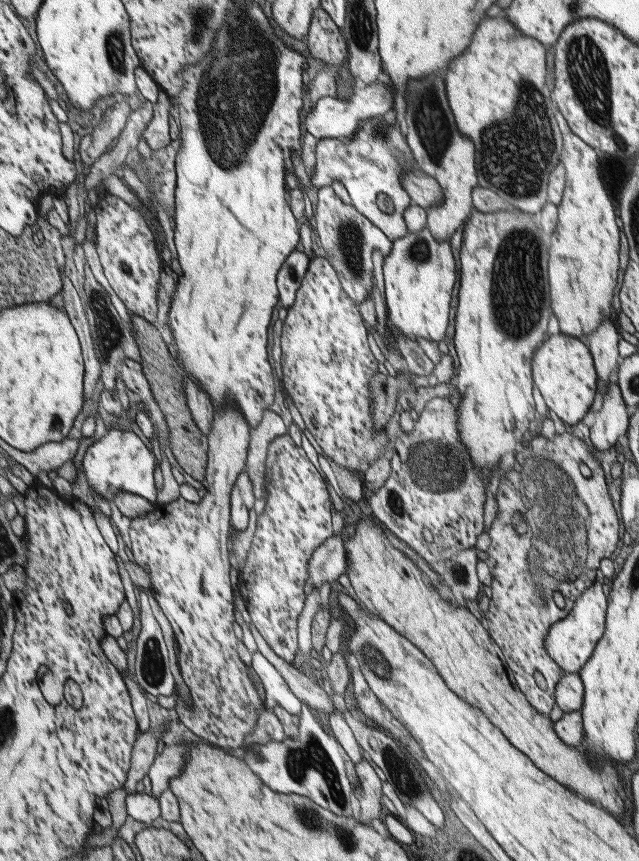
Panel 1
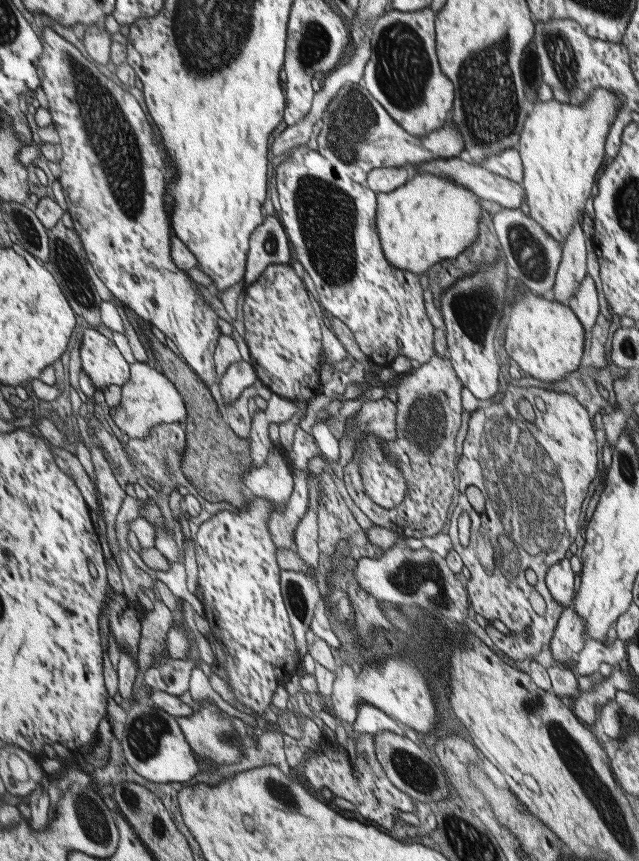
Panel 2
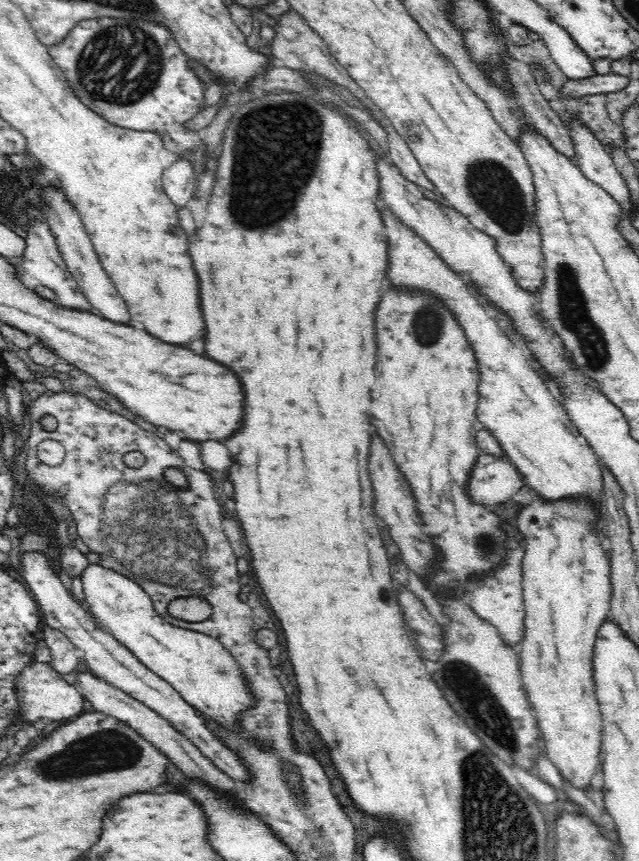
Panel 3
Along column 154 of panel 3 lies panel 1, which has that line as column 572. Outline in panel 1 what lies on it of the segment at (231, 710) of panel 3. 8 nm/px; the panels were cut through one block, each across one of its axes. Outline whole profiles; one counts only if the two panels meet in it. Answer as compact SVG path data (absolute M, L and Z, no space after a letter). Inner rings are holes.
M600 582L590 586L584 594L578 596L571 613L562 620L555 622L545 636L545 649L548 656L560 665L564 672L578 672L587 664L594 652L595 645L602 638L605 629L607 611L607 587Z

